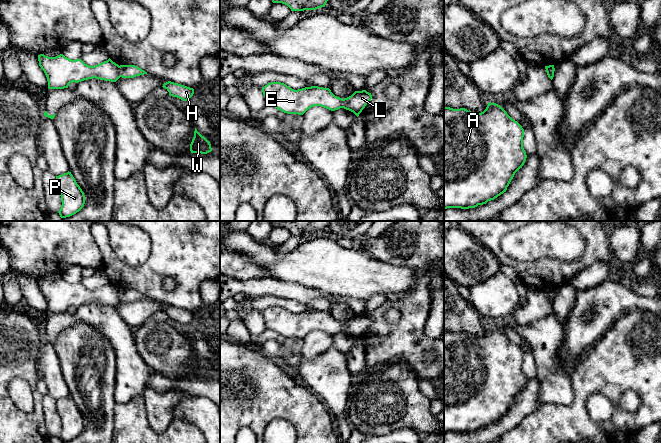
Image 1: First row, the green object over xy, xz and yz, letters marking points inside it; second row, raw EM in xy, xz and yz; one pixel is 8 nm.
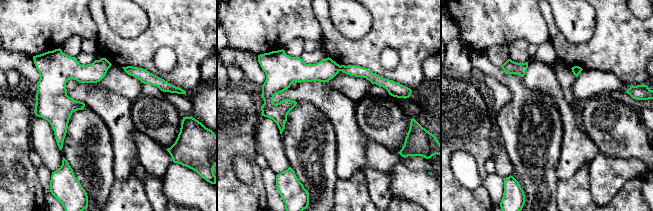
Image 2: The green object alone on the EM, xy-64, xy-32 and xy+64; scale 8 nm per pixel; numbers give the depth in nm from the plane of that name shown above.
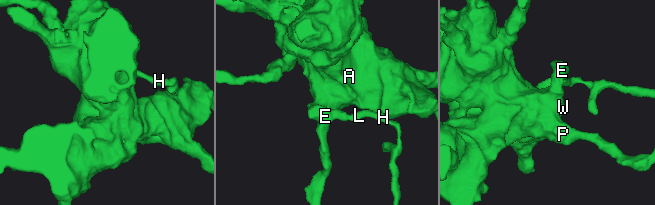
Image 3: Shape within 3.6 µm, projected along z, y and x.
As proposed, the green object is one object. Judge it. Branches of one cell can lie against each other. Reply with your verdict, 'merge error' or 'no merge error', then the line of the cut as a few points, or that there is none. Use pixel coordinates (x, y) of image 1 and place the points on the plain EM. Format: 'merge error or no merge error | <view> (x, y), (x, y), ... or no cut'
merge error | xy (118, 290), (120, 300)

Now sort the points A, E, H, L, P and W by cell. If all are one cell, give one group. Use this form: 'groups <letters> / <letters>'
groups A E P W / H L

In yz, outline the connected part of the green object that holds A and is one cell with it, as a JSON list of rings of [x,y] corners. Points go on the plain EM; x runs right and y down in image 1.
[[[489,326],[481,337],[465,332],[444,331],[444,434],[475,432],[506,416],[515,397],[522,392],[527,382],[523,361],[522,350],[496,327]]]

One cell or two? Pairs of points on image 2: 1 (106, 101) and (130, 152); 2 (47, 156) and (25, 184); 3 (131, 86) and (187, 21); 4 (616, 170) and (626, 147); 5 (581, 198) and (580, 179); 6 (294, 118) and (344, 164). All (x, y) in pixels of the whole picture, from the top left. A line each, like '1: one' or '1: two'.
1: one
2: two
3: two
4: two
5: one
6: two

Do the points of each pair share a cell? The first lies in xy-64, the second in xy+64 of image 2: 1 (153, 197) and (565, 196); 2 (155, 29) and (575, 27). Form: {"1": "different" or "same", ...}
{"1": "different", "2": "different"}

